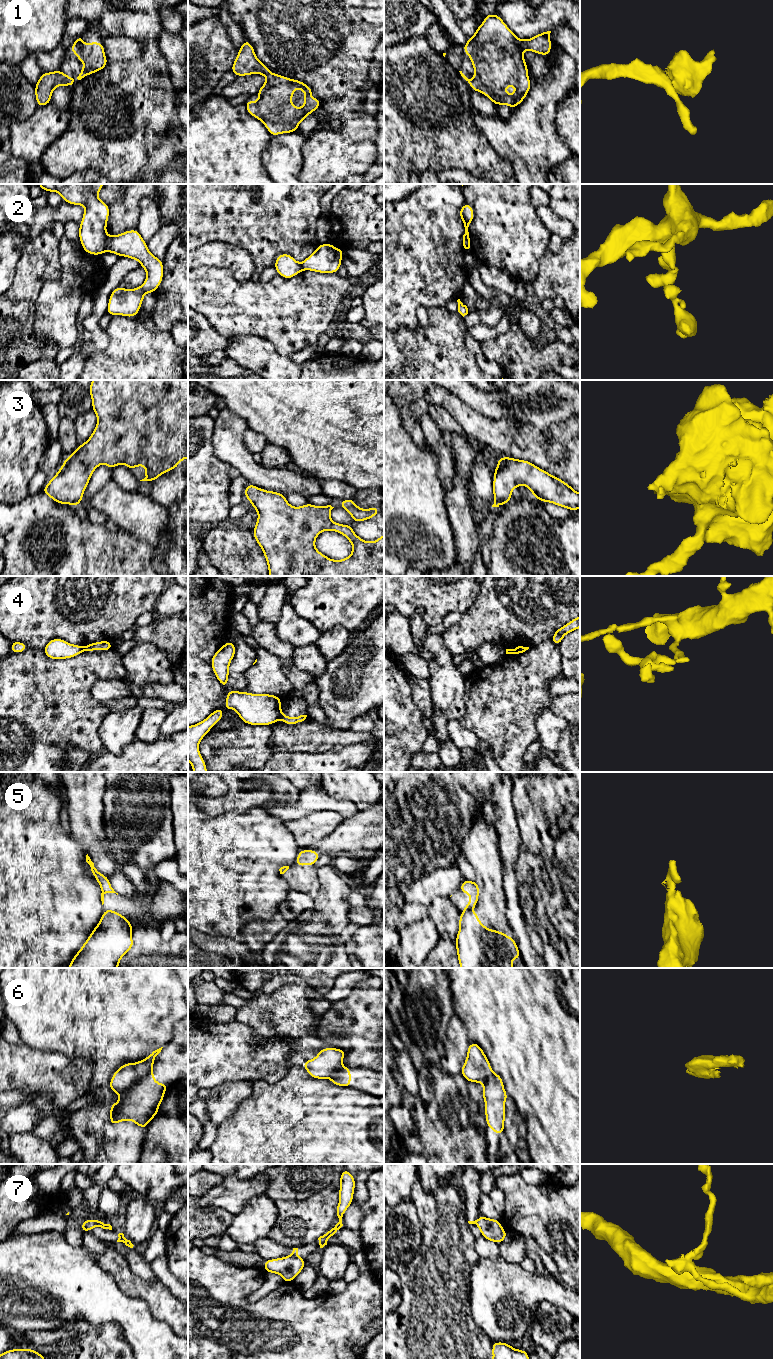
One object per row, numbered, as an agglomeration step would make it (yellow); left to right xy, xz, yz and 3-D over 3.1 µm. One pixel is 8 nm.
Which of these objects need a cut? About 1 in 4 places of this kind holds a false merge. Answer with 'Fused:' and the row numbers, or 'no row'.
Fused: 2, 4, 5, 6, 7

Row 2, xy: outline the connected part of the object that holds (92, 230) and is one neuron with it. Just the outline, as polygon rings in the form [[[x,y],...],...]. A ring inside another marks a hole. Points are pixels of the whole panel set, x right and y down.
[[[38,184],[42,190],[57,192],[64,202],[85,207],[79,225],[79,239],[85,252],[102,255],[106,250],[109,206],[98,198],[104,184]]]

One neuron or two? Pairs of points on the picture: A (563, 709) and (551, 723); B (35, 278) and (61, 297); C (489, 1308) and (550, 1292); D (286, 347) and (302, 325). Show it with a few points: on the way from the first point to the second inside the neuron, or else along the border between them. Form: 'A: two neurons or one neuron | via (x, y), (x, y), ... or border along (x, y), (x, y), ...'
A: two neurons | border along (548, 707), (567, 722), (561, 738)
B: two neurons | border along (60, 267), (60, 276), (45, 281), (35, 305)
C: one neuron | via (501, 1295), (510, 1289), (534, 1289)
D: one neuron | via (287, 342), (297, 330)

